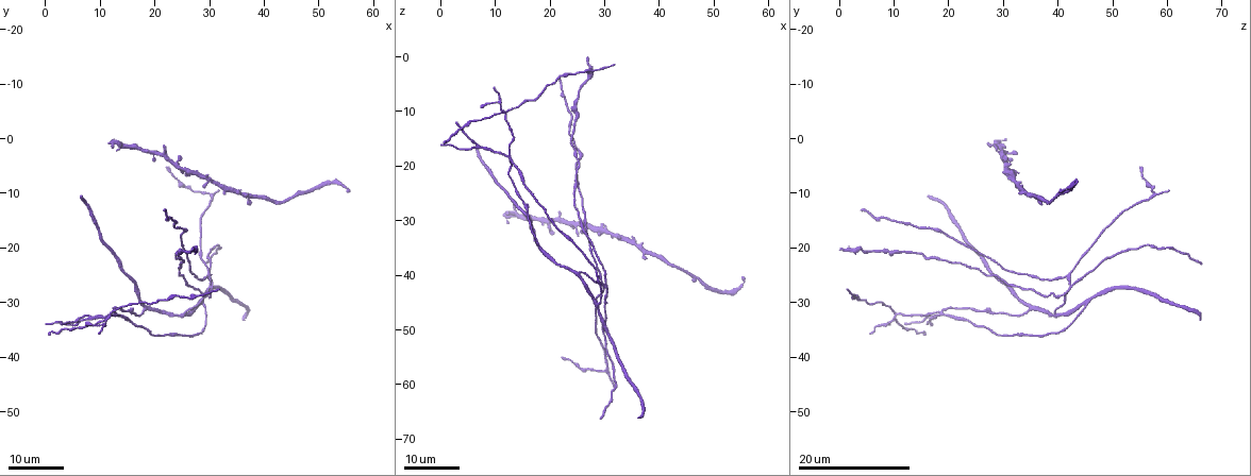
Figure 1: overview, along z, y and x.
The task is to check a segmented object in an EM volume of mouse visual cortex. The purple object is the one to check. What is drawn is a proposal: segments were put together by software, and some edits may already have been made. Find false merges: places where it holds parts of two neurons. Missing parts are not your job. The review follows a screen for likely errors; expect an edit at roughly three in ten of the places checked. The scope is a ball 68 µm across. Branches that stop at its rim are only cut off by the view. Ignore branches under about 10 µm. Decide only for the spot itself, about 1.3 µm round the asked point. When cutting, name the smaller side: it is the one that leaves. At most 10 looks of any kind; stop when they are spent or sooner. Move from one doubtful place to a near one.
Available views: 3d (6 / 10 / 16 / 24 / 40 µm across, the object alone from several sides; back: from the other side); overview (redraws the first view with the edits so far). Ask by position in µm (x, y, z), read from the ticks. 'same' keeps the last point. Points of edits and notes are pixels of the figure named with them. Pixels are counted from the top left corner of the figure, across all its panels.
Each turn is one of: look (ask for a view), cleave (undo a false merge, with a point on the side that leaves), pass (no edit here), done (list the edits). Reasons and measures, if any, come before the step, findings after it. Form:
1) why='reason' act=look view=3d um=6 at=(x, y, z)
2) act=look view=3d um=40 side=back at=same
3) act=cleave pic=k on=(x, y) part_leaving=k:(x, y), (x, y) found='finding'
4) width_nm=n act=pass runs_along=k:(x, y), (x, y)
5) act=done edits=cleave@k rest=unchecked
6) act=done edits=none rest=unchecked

why='four-way junction' act=look view=3d um=24 at=(30.5, 26.5, 42.5)

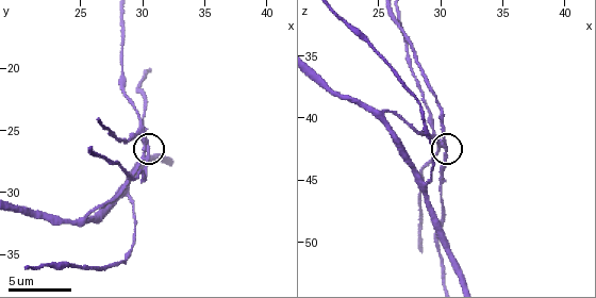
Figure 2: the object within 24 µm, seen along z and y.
why='closer look' act=look view=3d um=6 at=(30.2, 26.8, 42.4)

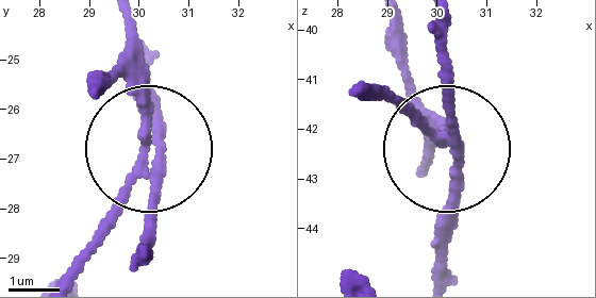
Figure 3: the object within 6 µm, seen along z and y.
arms=4 act=cleave pic=3 on=(450, 188) part_leaving=3:(441, 134), (453, 109), (441, 20) found='two neurons meet here'

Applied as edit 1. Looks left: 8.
act=look view=overview

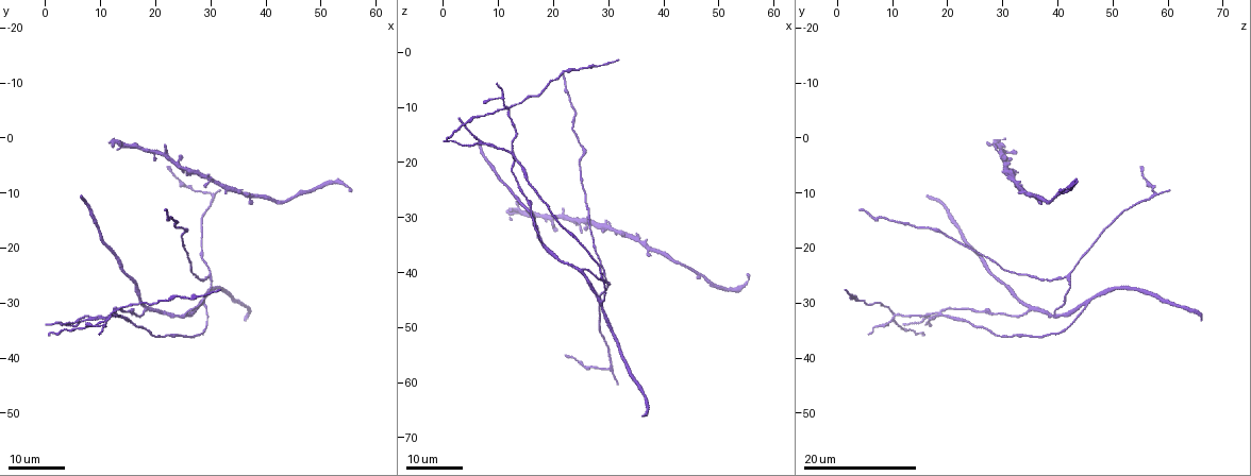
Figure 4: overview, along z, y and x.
why='four-way junction' act=look view=3d um=16 at=(7.5, 33.0, 16.5)

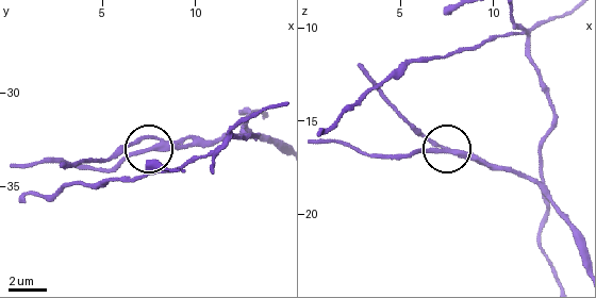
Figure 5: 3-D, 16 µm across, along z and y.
act=look view=3d um=6 at=(7.2, 33.2, 16.5)

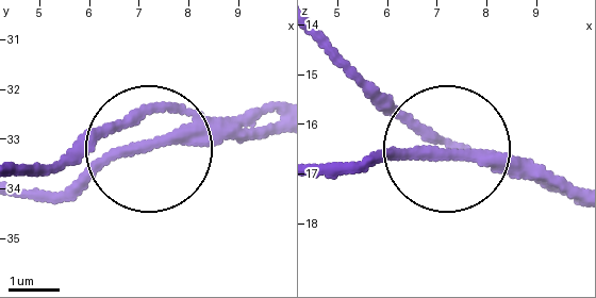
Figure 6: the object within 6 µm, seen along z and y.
arms=4 act=pass found='all the same neuron'

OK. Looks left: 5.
act=look view=3d um=16 at=(25.5, 22.0, 27.0)

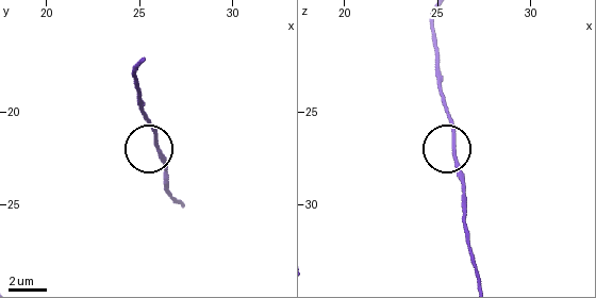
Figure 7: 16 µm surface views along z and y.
act=look view=3d um=10 at=(25.9, 21.7, 27.3)

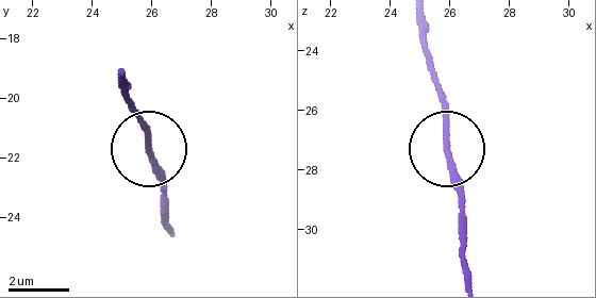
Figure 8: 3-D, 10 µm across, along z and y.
side_arm_um=29 act=pass runs_along=8:(174, 234), (166, 227), (166, 183), (136, 108) found='one neuron here'

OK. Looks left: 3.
why='four or more arms meet' act=look view=3d um=24 at=(12.5, 32.0, 18.5)

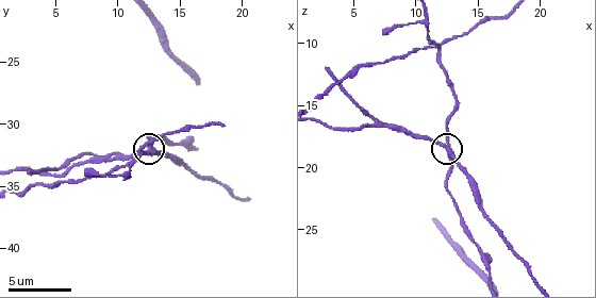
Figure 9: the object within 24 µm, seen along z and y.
act=look view=3d um=10 at=same

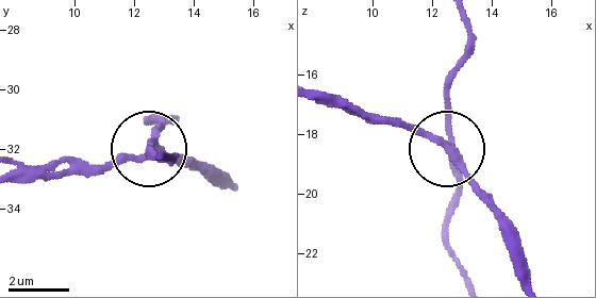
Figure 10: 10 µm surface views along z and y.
arms=4 act=pass found='all the same neuron'

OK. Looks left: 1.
why='a fork' act=look view=3d um=10 at=(28.8, 30.2, 45.4)

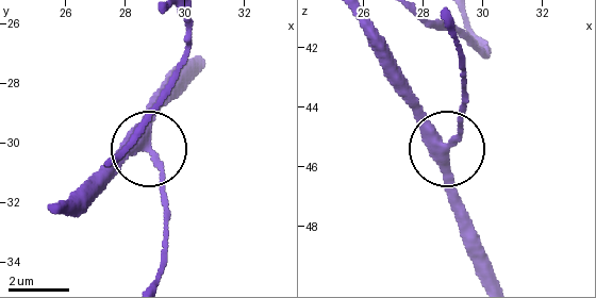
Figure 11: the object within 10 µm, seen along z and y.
side_arm_um=28 act=pass runs_along=11:(358, 20), (393, 88), (444, 150), (451, 209) found='continuous, no second neuron'

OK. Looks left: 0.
act=done edits=cleave@3 rest=unchecked

